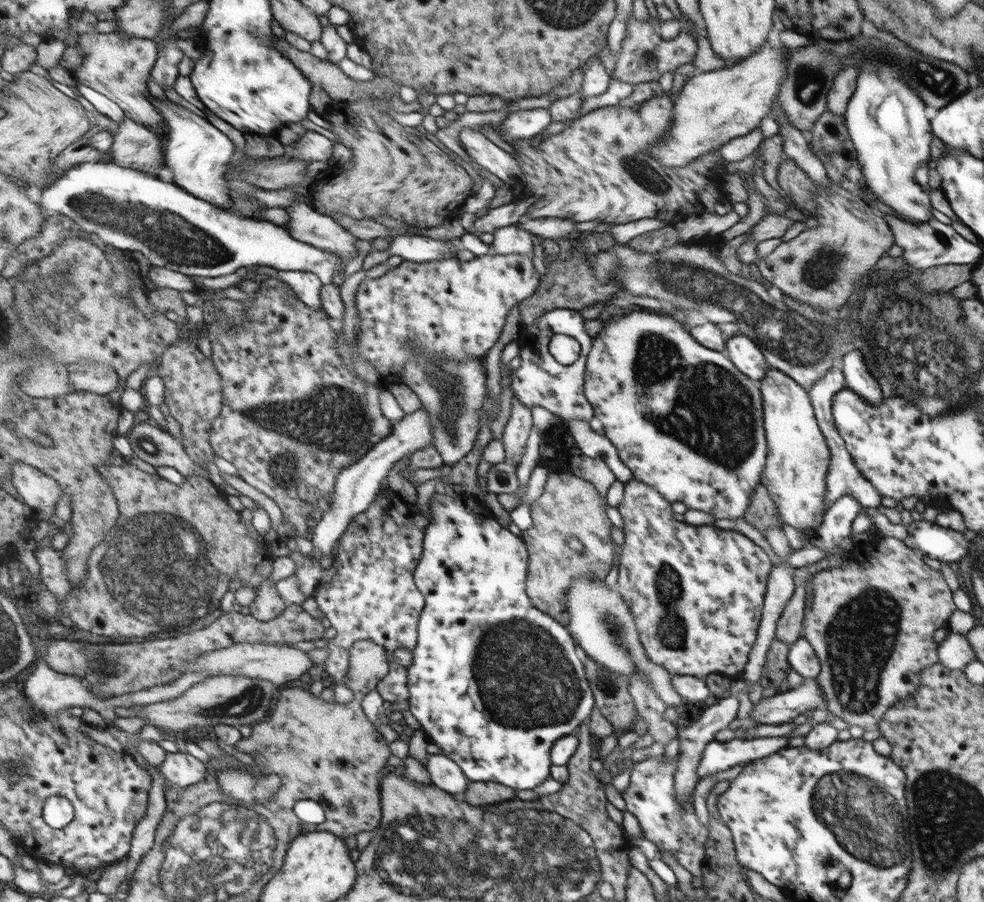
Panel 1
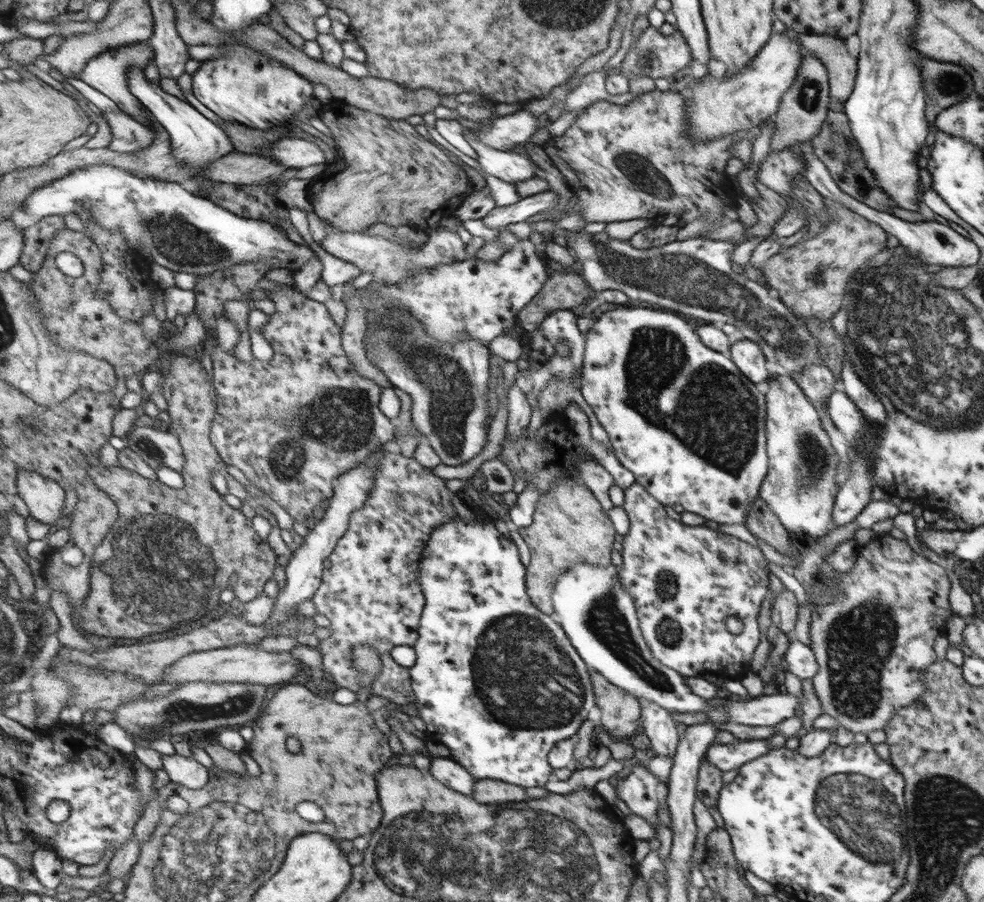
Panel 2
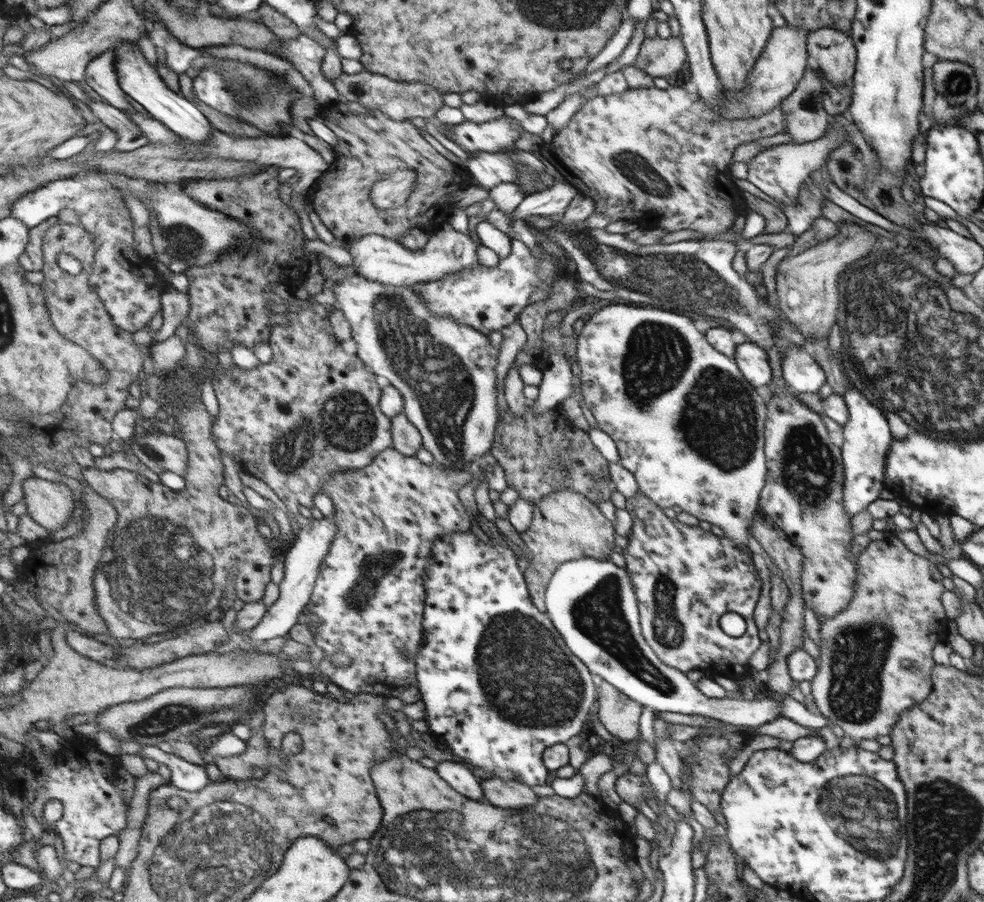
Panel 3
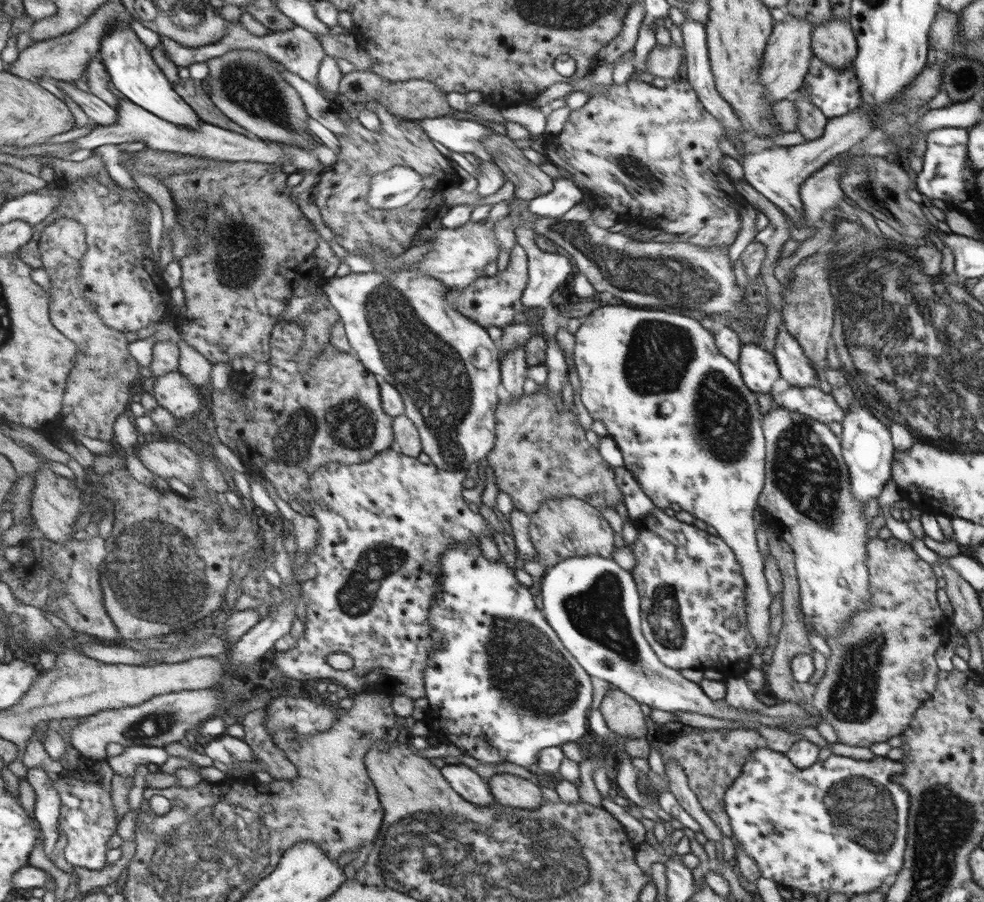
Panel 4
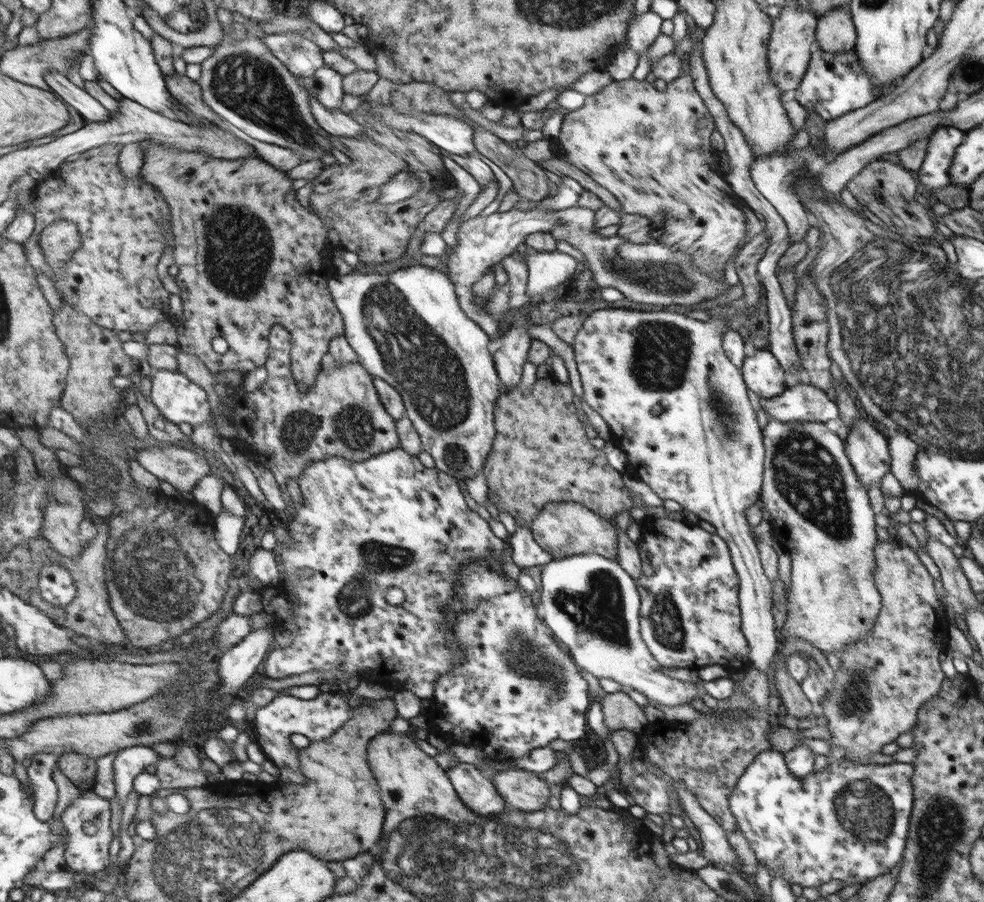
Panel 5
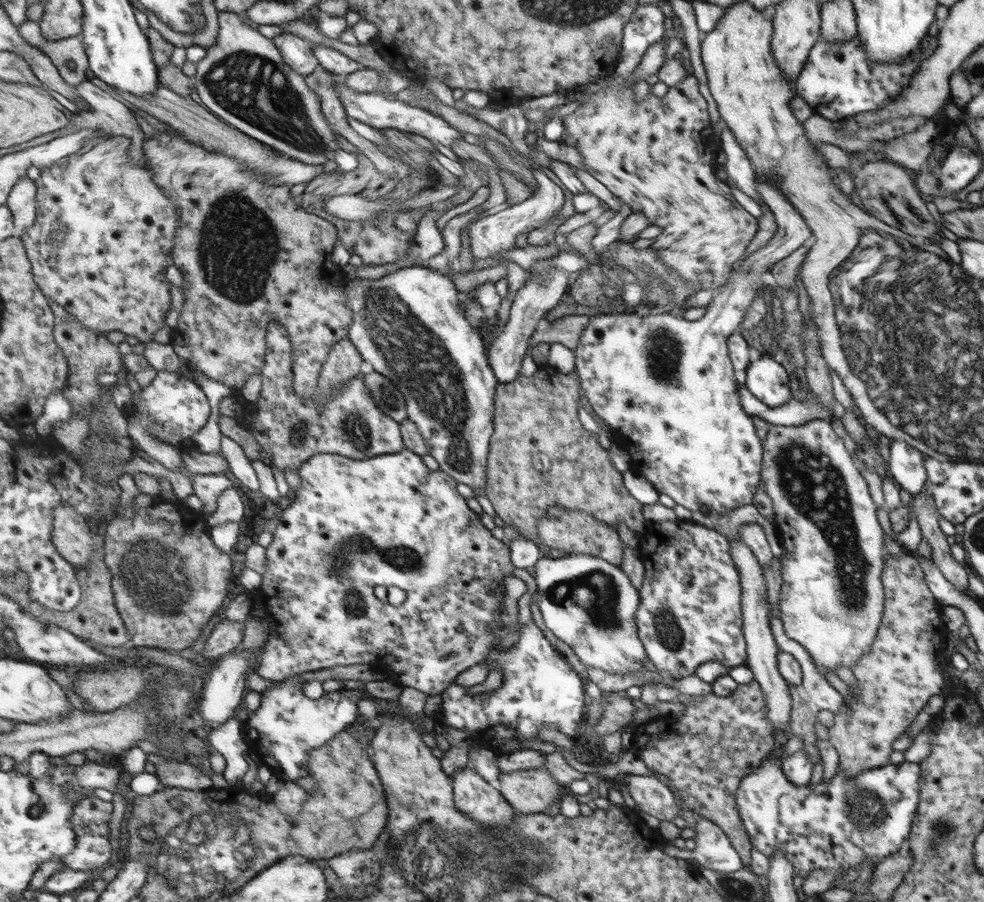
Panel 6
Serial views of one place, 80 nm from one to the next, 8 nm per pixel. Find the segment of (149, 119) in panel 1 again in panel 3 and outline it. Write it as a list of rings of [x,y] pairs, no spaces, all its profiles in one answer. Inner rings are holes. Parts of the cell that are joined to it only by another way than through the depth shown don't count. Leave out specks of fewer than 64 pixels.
[[[109,49],[90,63],[86,81],[108,103],[132,112],[135,109],[128,100],[130,95],[122,88],[117,62],[117,52]]]

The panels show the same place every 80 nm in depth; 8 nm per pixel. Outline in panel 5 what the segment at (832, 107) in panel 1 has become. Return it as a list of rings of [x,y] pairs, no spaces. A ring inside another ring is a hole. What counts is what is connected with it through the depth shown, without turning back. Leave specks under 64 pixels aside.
[[[849,4],[835,8],[818,18],[816,37],[820,50],[847,52],[857,43],[857,31],[852,20]]]

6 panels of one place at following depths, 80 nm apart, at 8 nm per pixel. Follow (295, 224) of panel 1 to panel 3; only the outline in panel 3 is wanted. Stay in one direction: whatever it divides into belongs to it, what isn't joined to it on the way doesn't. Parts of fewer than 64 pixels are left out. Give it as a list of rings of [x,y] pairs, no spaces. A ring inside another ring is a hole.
[[[444,223],[429,236],[427,244],[421,249],[408,249],[398,240],[380,235],[368,235],[358,239],[352,248],[348,248],[353,256],[358,274],[384,285],[400,287],[412,286],[422,282],[444,280],[448,274],[474,268],[480,265],[477,257],[477,246],[469,234],[462,234]]]

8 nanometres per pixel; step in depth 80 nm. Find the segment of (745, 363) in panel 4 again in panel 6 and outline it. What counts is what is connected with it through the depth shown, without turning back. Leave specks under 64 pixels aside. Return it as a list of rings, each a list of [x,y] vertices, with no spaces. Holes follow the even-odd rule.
[[[764,353],[760,359],[749,362],[746,372],[745,387],[758,400],[769,407],[784,405],[790,398],[788,374],[786,370],[772,360],[772,355]]]

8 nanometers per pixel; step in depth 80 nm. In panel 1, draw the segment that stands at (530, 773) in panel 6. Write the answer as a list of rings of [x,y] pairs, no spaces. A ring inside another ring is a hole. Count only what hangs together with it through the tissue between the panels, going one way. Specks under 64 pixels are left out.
[[[471,781],[466,790],[461,794],[456,794],[455,798],[464,799],[472,806],[490,805],[500,803],[500,800],[514,799],[514,788],[492,781]]]

